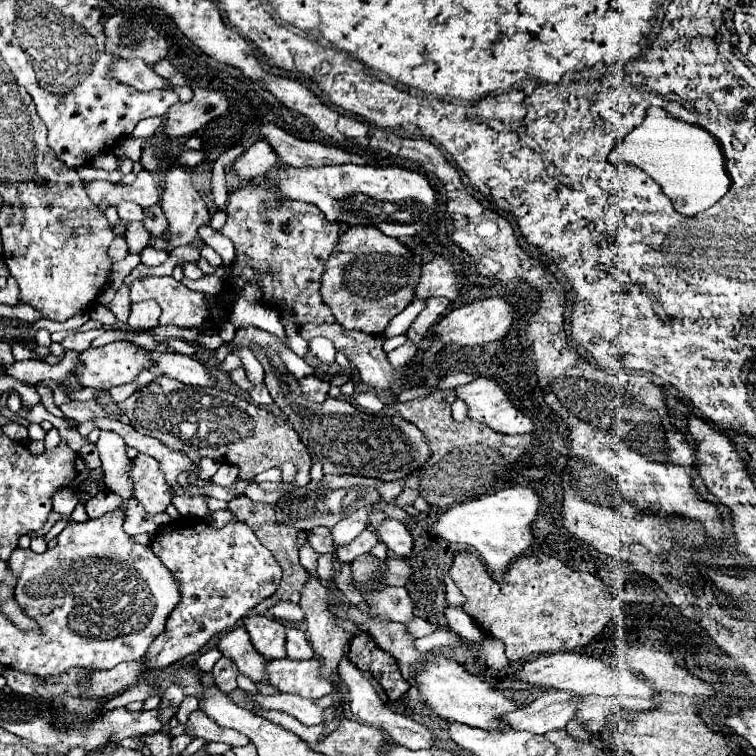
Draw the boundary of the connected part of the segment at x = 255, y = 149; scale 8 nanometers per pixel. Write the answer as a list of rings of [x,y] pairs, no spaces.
[[[257,141],[253,143],[231,167],[229,171],[233,175],[237,175],[239,179],[259,179],[265,175],[265,171],[269,171],[271,167],[279,167],[281,161],[277,159],[275,151],[271,149],[271,145],[267,145],[267,141]]]

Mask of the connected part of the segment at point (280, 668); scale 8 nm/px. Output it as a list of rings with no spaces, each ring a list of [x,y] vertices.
[[[269,659],[265,673],[269,675],[269,685],[281,693],[297,693],[309,699],[319,699],[335,689],[319,675],[317,659]]]

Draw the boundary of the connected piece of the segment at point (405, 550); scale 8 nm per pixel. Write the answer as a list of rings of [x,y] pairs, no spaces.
[[[387,517],[377,529],[373,529],[377,537],[387,545],[387,549],[397,557],[409,557],[413,549],[413,537],[405,529],[405,525],[397,519]]]

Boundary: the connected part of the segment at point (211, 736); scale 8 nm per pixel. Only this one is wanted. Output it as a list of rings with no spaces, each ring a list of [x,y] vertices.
[[[193,711],[189,715],[187,725],[185,725],[185,733],[191,735],[193,739],[199,737],[205,741],[219,741],[219,743],[227,743],[231,747],[241,747],[241,745],[249,743],[249,739],[243,733],[217,727],[211,719],[207,719],[207,715],[203,711]]]

